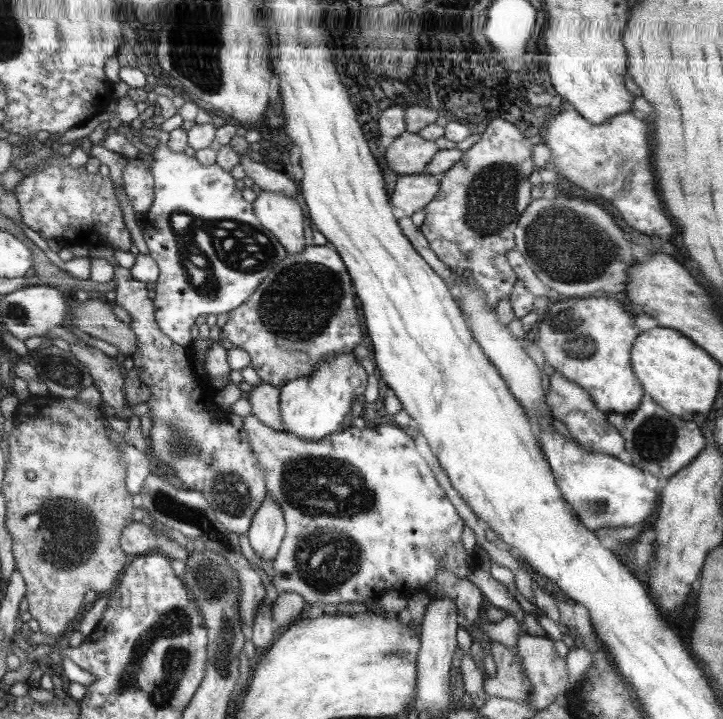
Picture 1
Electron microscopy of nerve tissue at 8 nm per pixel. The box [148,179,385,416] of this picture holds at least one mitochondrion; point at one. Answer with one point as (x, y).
(210, 251)

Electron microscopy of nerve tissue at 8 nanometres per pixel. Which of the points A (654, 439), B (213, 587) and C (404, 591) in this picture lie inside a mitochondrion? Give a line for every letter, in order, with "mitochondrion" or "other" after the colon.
A: mitochondrion
B: mitochondrion
C: other

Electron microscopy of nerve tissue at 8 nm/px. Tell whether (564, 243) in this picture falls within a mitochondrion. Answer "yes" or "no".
yes

